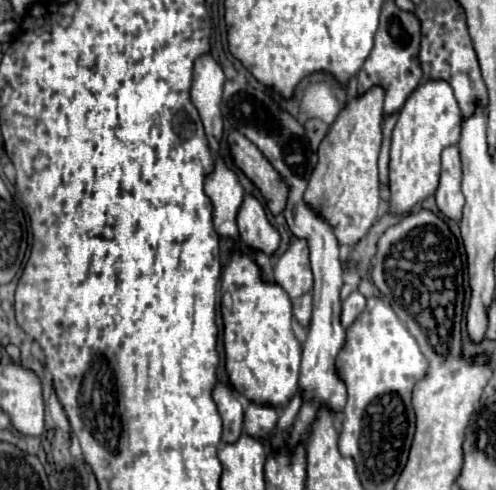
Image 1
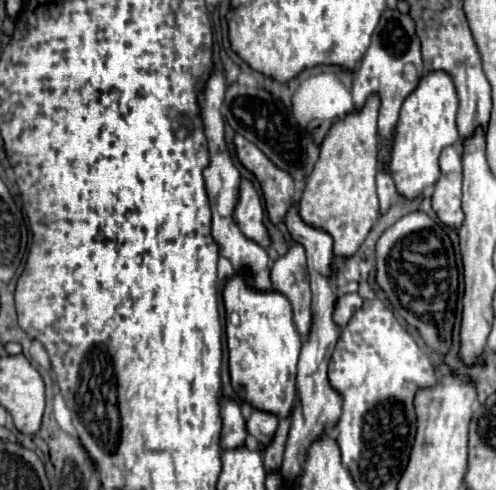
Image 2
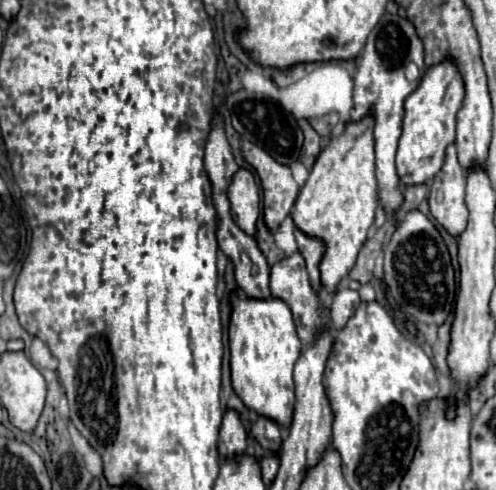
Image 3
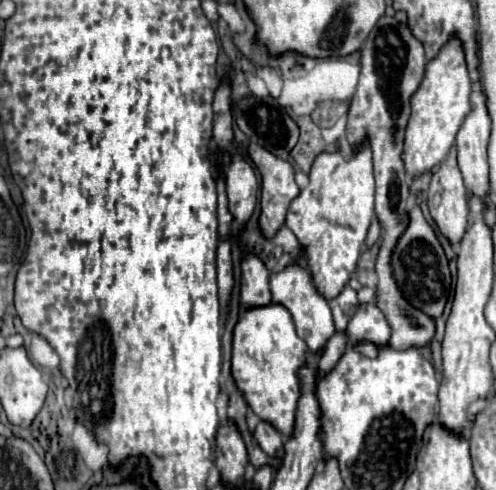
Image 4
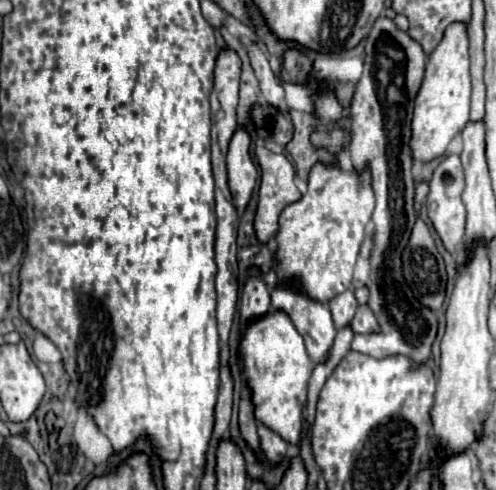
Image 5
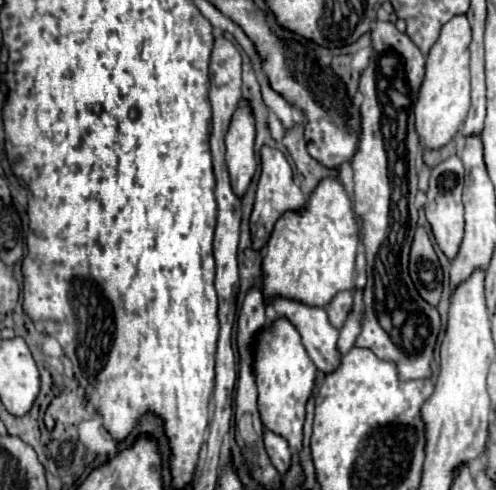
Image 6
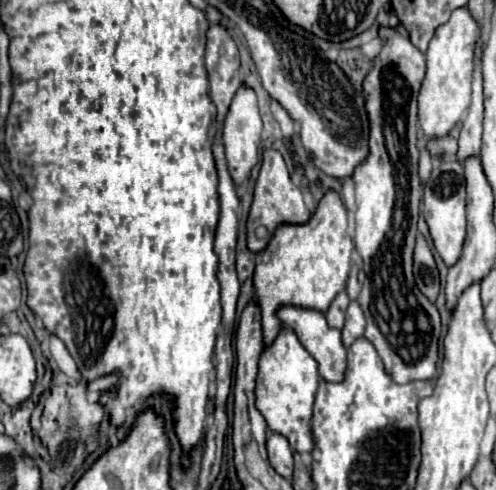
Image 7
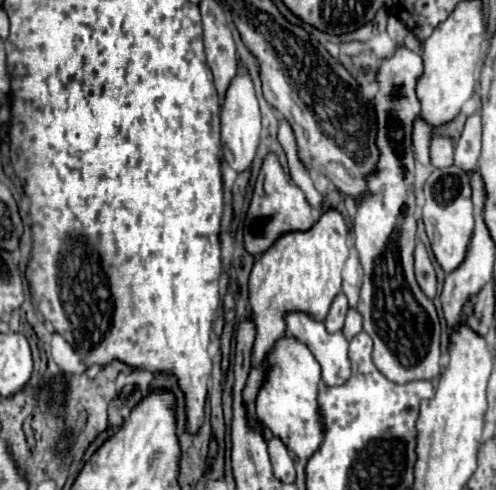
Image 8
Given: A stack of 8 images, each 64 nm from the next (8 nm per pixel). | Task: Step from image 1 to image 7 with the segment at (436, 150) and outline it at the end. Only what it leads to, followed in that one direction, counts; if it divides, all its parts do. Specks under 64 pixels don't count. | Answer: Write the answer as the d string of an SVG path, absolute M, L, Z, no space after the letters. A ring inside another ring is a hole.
M458 8L452 12L450 20L442 24L426 52L426 78L418 94L418 124L428 138L446 136L456 122L462 118L464 110L470 106L470 82L472 82L472 56L478 38L478 26L472 20L468 8Z

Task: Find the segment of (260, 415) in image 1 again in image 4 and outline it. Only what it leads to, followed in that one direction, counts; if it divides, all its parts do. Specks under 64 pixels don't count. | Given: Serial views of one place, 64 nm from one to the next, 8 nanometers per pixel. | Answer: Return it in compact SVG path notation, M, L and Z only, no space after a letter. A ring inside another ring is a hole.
M258 422L256 430L254 430L254 438L256 438L256 442L260 444L260 448L262 448L268 456L278 458L278 460L284 456L282 436L280 436L280 432L278 432L272 424L268 424L268 422Z

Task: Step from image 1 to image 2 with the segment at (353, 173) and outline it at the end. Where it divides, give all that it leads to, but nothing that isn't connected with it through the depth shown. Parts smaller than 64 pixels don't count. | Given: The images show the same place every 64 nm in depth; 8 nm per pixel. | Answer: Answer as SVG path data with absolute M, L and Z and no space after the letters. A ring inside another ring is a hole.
M372 94L366 104L348 116L336 120L320 144L320 158L314 164L312 174L306 178L306 186L300 198L300 216L304 222L326 230L334 238L334 254L352 256L368 236L370 228L378 220L380 206L376 194L378 172L378 108L380 98Z

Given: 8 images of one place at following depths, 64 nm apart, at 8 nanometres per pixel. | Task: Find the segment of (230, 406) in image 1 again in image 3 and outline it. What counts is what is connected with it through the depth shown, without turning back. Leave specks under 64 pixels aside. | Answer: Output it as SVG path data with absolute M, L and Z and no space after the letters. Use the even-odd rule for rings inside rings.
M232 408L224 412L220 438L218 438L218 452L222 458L246 452L246 428L240 420L240 414Z

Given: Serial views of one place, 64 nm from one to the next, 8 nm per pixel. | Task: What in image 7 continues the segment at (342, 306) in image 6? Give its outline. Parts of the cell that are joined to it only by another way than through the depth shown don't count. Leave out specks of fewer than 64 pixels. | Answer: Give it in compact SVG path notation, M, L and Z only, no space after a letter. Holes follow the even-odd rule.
M340 292L340 294L332 300L330 308L326 310L326 320L328 320L328 324L330 324L332 328L338 328L338 330L340 330L340 328L344 326L344 316L346 316L348 304L350 304L350 298L348 298L346 292Z

